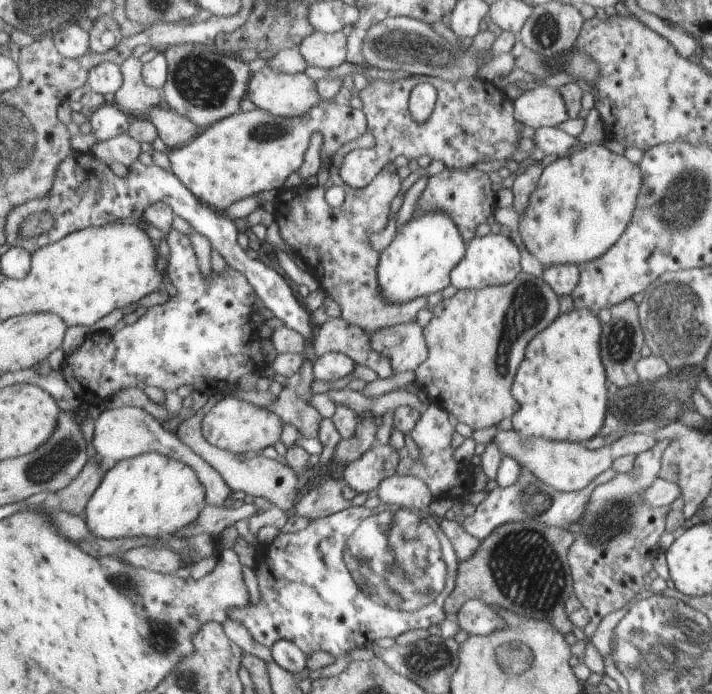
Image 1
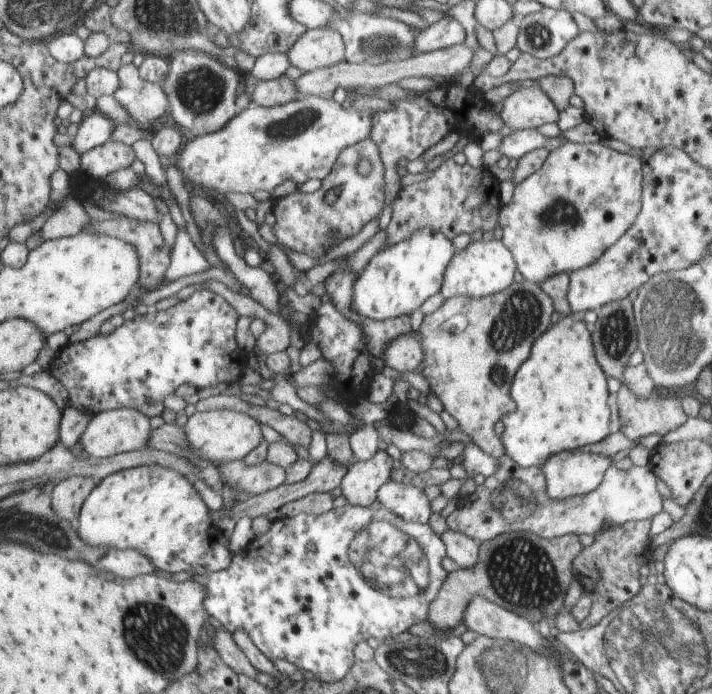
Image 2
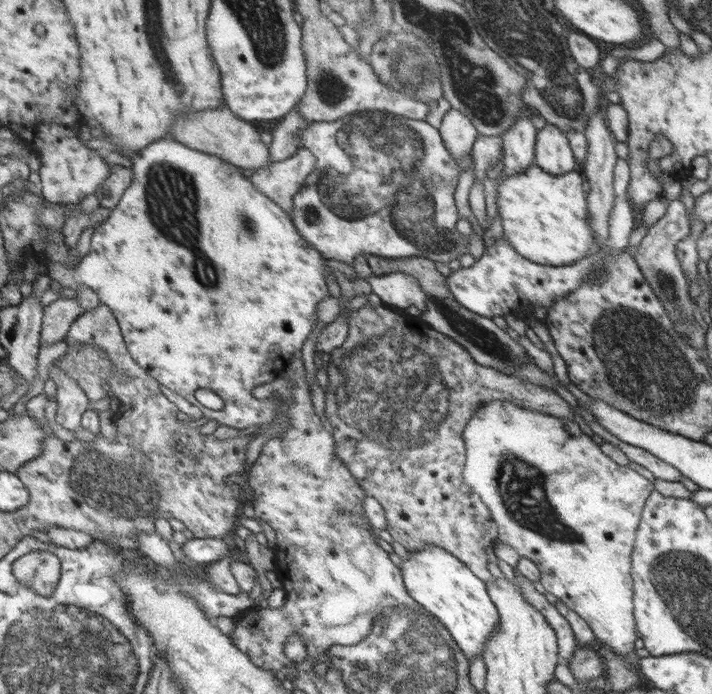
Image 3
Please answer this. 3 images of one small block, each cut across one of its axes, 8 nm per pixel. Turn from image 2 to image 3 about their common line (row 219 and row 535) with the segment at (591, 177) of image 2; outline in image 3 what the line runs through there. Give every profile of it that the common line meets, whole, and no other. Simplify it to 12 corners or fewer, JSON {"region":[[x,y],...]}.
{"region":[[491,401],[462,470],[499,542],[622,661],[649,480]]}

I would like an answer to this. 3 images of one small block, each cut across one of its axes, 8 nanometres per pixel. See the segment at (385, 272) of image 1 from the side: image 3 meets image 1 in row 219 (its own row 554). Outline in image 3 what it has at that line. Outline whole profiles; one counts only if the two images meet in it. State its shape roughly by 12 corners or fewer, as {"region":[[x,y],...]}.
{"region":[[439,546],[401,560],[410,598],[481,656],[497,609],[482,579]]}

